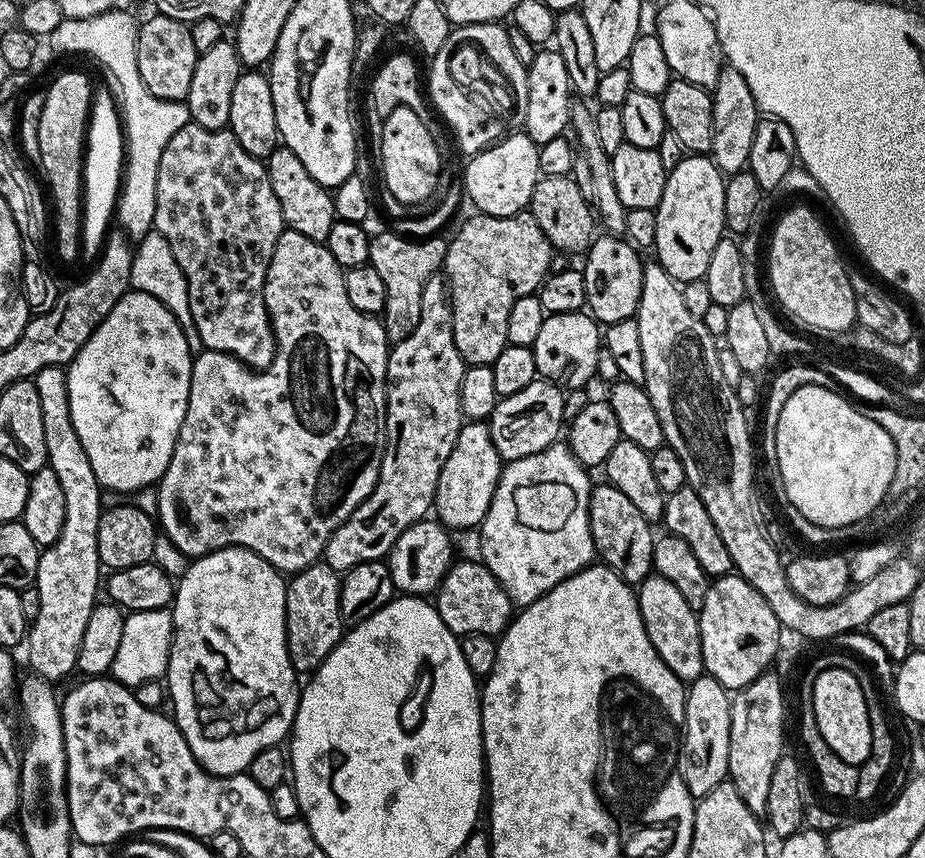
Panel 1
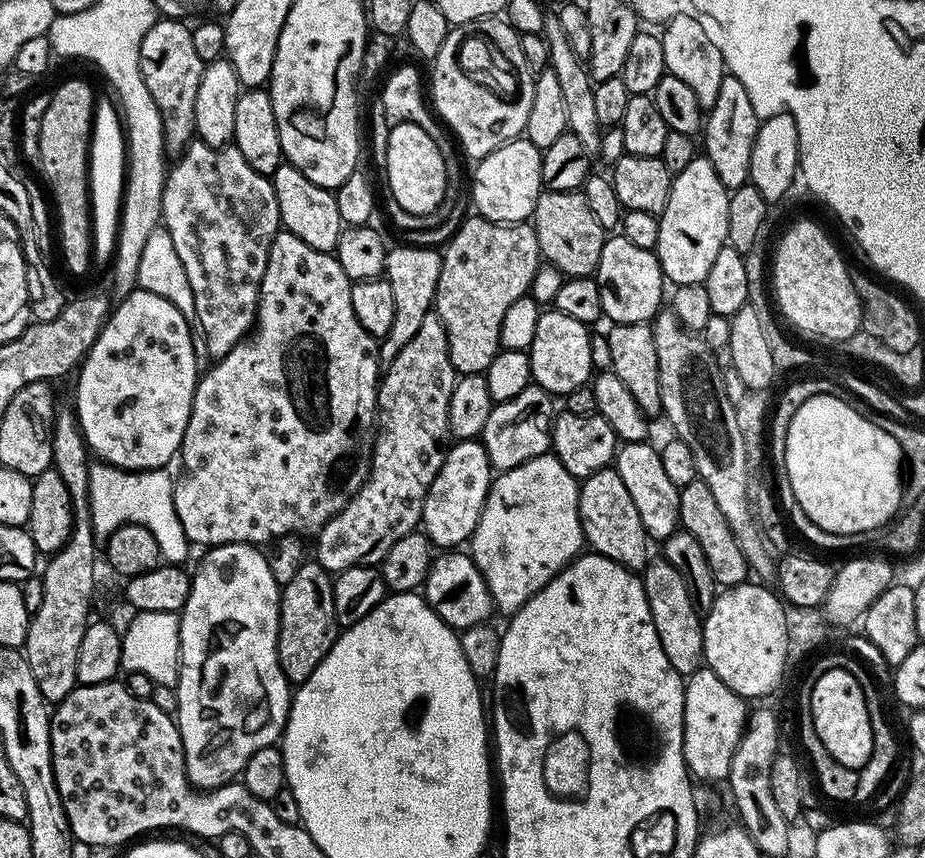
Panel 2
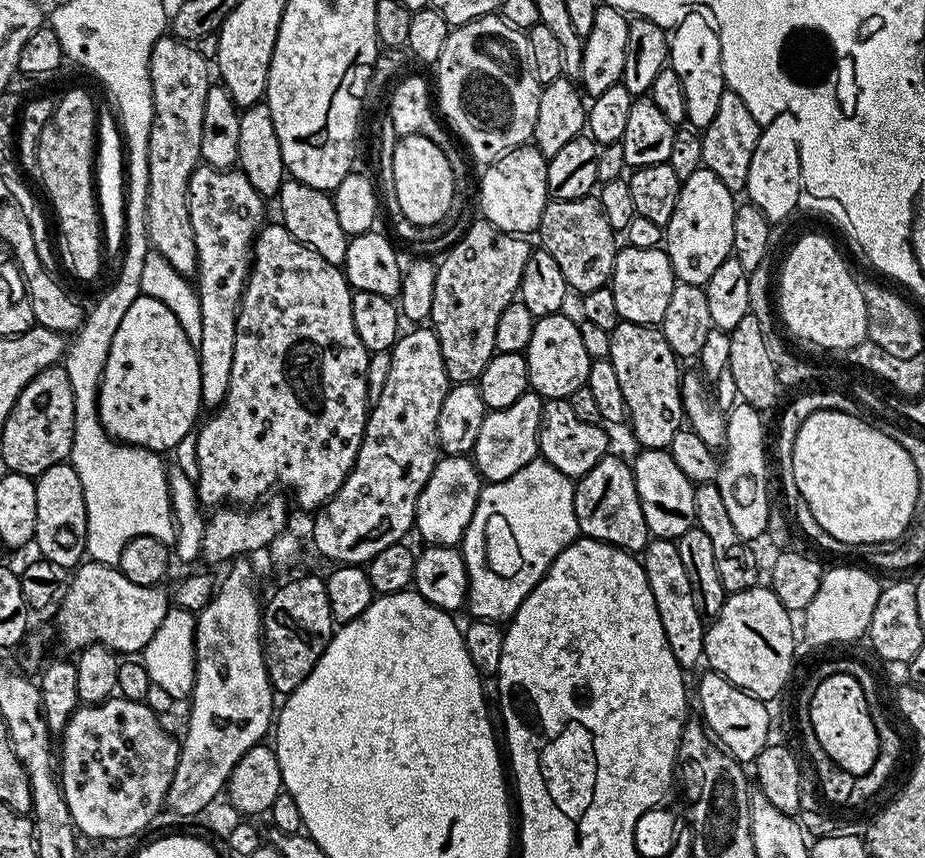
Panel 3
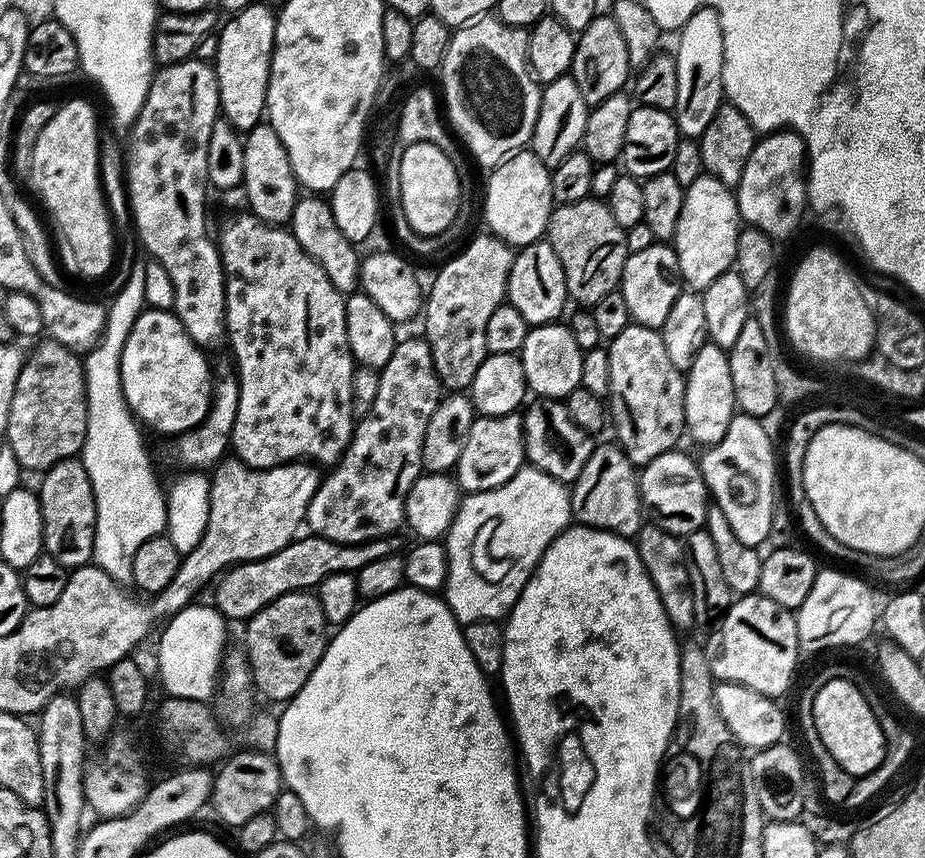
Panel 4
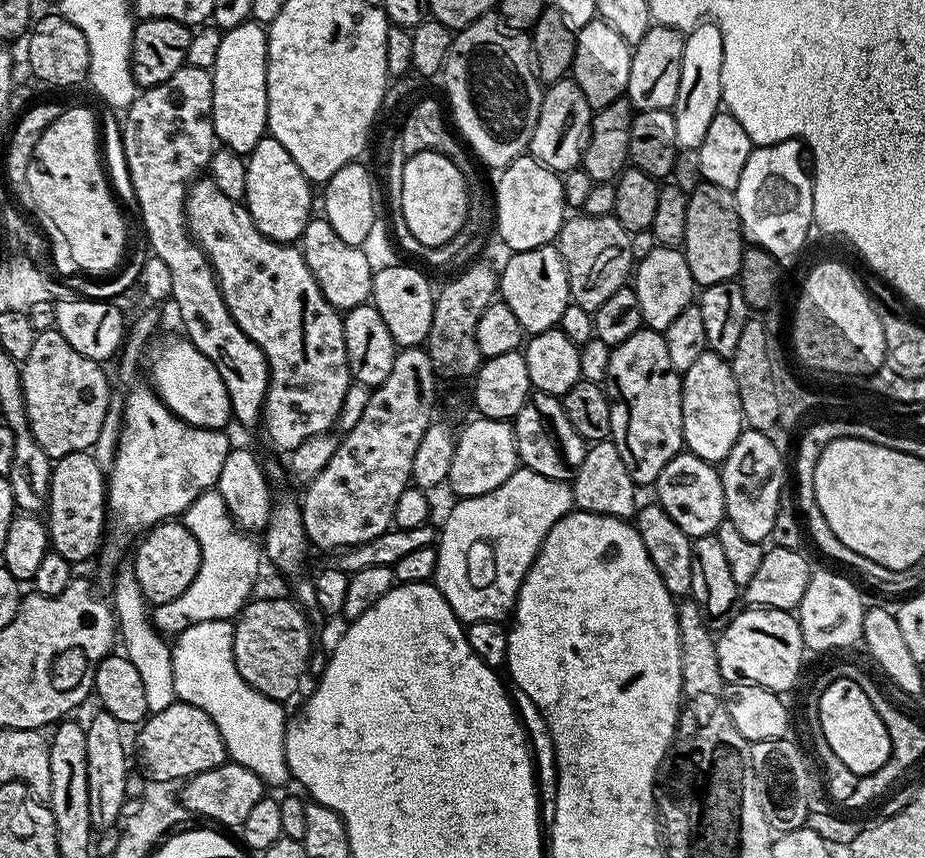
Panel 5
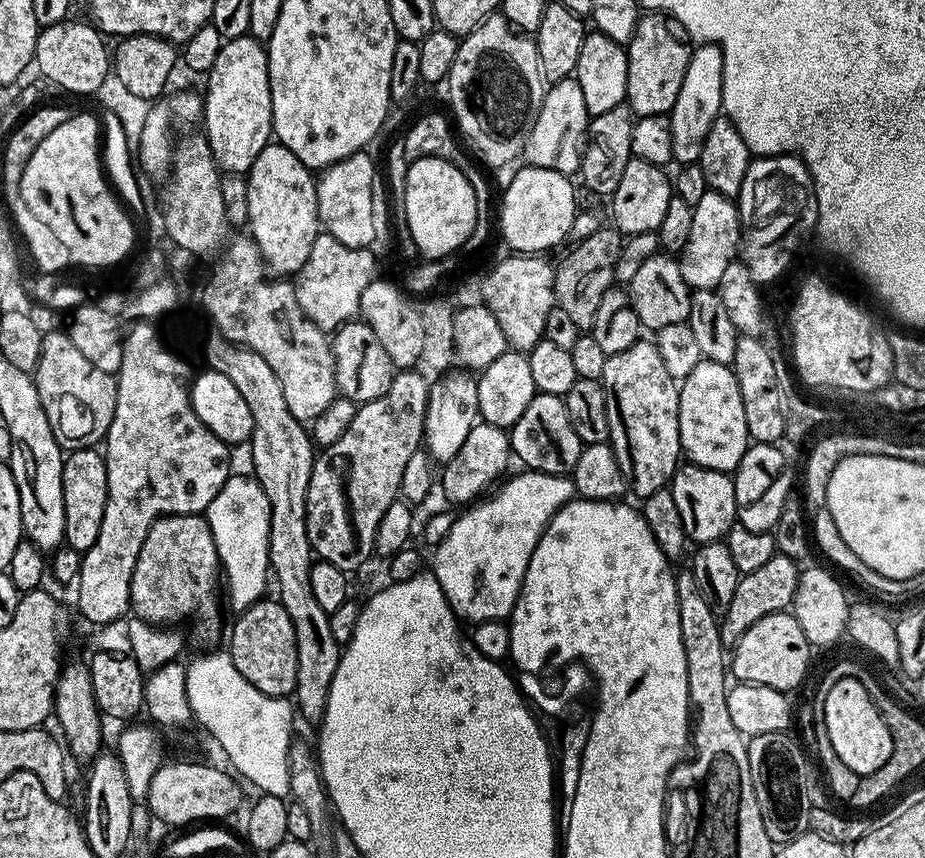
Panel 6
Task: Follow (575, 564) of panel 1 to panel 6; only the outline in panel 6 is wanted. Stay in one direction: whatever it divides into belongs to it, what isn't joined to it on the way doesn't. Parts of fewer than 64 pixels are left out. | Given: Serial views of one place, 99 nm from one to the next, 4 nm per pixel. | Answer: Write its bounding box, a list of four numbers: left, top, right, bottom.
[434,470,576,625]

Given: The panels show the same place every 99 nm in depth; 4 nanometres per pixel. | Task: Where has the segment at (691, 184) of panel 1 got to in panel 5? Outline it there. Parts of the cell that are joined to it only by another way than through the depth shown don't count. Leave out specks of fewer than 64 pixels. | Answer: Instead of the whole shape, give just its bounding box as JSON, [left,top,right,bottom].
[682,182,746,286]

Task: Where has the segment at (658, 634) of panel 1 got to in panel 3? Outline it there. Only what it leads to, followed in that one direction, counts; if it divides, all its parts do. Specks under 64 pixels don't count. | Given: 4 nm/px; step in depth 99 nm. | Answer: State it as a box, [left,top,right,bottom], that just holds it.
[642,539,706,670]

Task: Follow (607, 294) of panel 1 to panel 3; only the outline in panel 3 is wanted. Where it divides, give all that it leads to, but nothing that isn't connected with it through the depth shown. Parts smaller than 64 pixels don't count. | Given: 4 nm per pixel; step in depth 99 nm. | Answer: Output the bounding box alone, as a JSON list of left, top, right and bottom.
[610,246,678,326]

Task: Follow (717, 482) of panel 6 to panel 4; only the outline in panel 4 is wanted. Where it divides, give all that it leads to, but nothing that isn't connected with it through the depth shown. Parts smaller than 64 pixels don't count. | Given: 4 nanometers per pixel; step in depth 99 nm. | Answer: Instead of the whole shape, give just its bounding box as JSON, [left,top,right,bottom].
[639,450,710,538]

